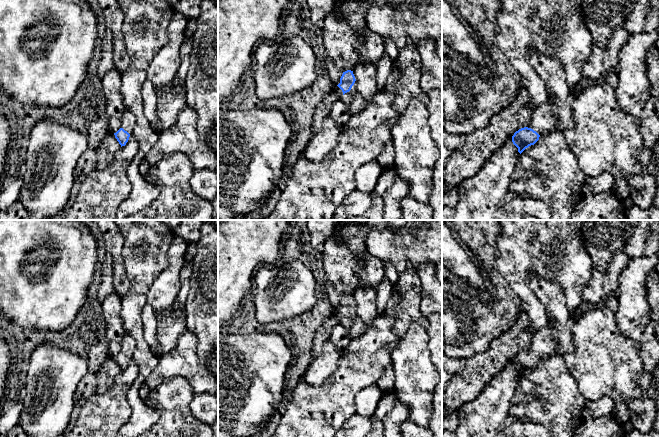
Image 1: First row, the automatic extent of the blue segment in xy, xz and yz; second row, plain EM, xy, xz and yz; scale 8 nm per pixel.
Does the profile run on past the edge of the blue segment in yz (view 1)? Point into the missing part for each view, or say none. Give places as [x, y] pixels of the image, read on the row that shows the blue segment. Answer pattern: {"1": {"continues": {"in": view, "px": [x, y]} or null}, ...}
{"1": {"continues": {"in": "yz", "px": [542, 121]}}}

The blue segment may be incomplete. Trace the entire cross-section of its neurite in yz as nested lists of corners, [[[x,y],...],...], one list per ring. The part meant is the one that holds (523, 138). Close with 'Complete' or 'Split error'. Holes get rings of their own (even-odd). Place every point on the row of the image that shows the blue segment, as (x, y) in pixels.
[[[546,102],[535,109],[528,127],[514,133],[512,142],[521,154],[526,148],[534,145],[541,135],[546,135],[554,129],[557,122],[558,119],[550,113],[550,104]]]. Split error

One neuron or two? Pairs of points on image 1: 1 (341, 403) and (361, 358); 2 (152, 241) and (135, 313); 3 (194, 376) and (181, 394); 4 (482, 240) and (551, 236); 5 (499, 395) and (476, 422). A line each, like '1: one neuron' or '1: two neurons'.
1: one neuron
2: one neuron
3: two neurons
4: two neurons
5: one neuron

